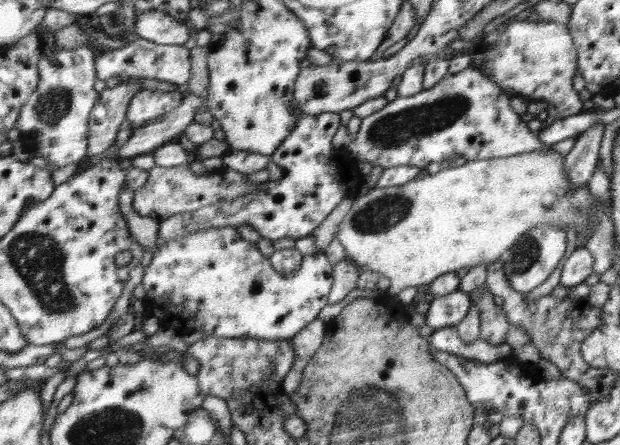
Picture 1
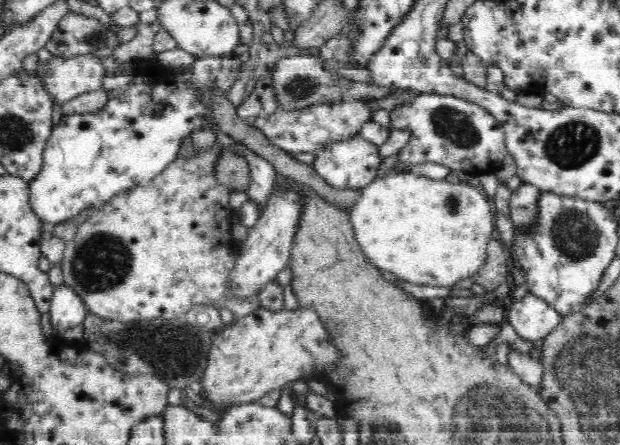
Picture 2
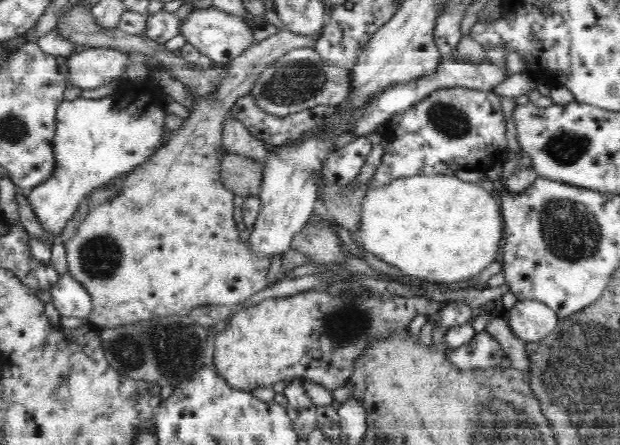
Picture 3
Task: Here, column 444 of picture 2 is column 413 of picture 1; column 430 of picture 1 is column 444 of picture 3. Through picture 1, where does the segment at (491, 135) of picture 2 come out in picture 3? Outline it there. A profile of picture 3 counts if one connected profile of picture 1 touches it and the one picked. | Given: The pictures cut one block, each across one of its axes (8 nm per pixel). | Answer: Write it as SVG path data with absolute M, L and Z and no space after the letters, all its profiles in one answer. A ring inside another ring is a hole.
M466 87L439 88L404 112L393 114L384 122L387 139L381 165L368 184L368 190L390 181L416 175L450 175L450 166L486 173L504 162L508 151L506 118L500 97L492 91Z

